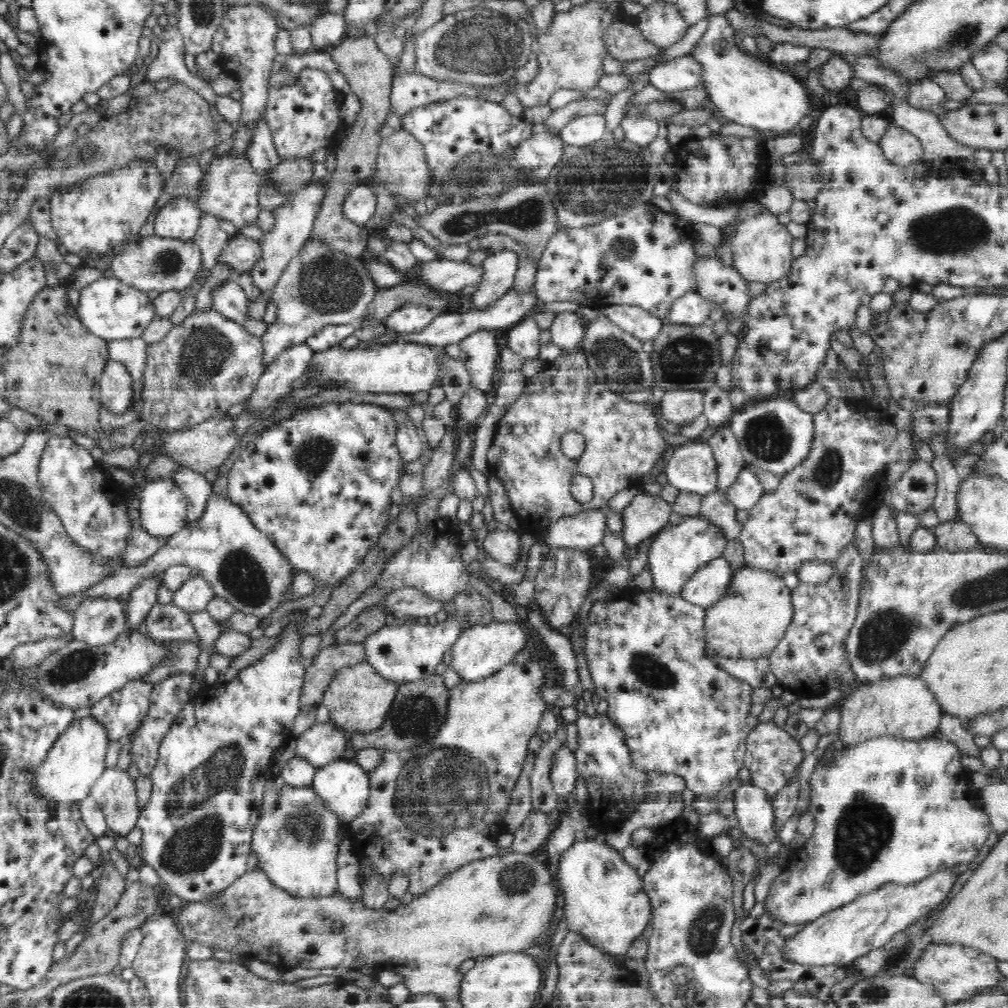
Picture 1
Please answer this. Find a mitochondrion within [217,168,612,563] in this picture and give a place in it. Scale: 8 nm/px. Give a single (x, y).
(326, 284)

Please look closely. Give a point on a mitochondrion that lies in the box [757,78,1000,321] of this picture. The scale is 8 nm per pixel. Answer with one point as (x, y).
(956, 230)

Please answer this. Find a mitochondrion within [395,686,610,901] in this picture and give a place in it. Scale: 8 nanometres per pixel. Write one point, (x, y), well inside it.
(519, 878)

